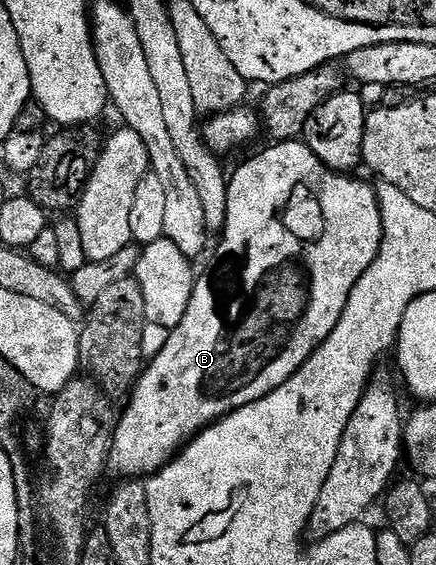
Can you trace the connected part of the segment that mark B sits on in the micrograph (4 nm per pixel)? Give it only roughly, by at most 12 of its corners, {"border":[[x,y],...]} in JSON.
{"border":[[278,141],[120,410],[159,472],[335,331],[381,249],[372,184]]}

